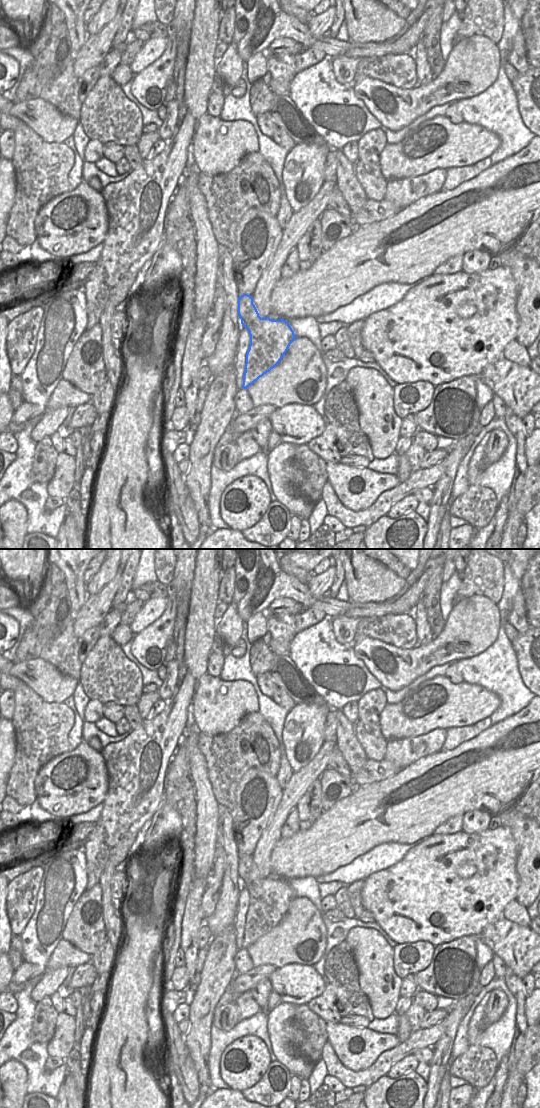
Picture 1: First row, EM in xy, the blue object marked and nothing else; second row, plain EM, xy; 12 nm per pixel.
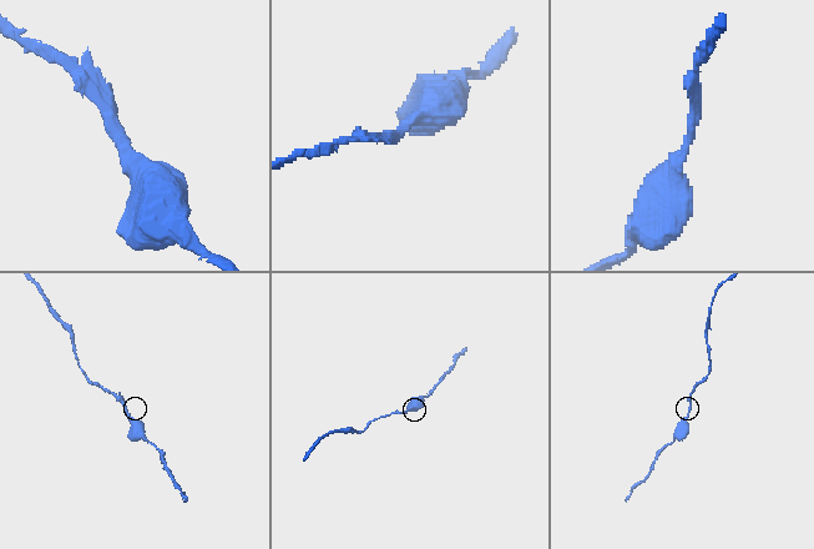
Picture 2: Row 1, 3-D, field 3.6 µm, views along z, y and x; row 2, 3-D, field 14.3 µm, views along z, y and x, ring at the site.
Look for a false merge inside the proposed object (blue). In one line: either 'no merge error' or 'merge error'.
no merge error

